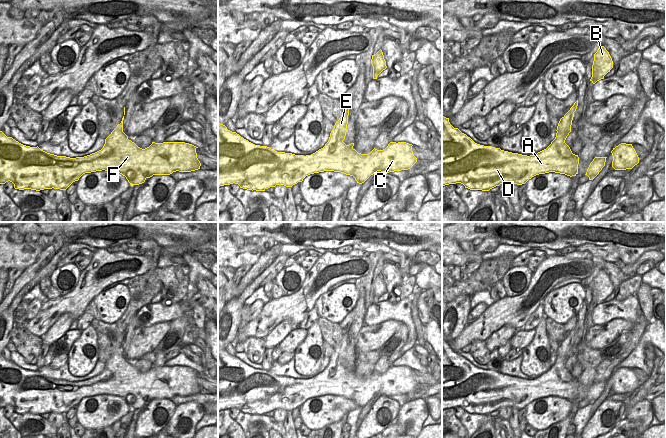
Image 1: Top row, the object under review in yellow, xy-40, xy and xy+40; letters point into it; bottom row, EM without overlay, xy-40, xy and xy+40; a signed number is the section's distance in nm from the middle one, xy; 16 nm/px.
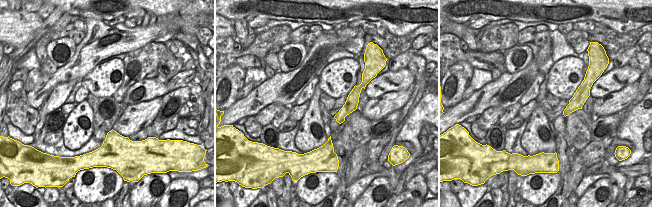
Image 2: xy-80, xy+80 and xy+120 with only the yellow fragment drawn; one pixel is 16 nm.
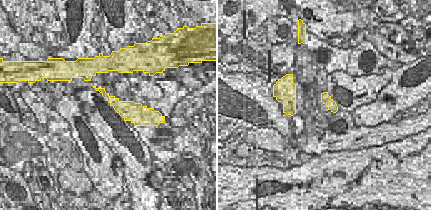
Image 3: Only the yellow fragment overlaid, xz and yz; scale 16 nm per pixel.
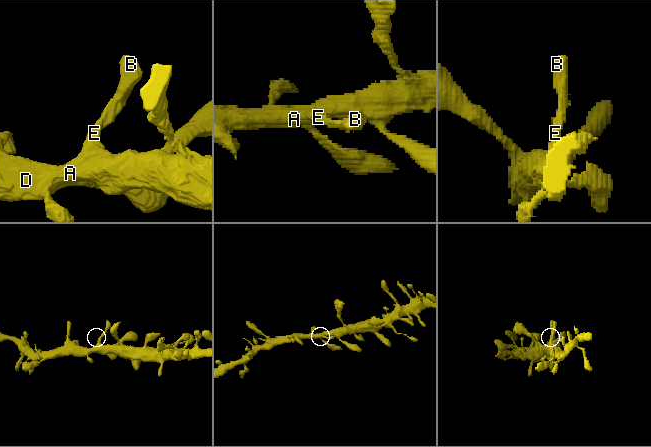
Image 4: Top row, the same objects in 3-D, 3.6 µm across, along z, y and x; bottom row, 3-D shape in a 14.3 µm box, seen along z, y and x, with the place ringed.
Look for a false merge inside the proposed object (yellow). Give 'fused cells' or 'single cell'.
single cell

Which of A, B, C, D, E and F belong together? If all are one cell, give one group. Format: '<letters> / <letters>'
A B C D E F

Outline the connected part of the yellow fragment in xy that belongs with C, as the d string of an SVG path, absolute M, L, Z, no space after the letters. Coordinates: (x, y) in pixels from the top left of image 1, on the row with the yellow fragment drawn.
M349 107L343 111L341 117L335 123L334 128L330 133L329 140L325 146L315 153L306 156L277 152L267 146L255 145L241 137L236 132L228 130L225 125L218 123L218 187L233 183L238 184L240 188L252 191L265 191L266 189L275 187L276 185L292 187L298 182L302 182L306 176L324 171L341 172L346 175L353 176L357 183L362 184L377 171L389 173L408 170L417 162L417 158L414 156L412 151L413 145L406 142L390 142L385 149L377 150L374 148L368 154L358 153L353 148L354 143L346 145L343 140L345 139L347 132L348 115Z

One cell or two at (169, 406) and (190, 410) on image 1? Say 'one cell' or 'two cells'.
two cells

